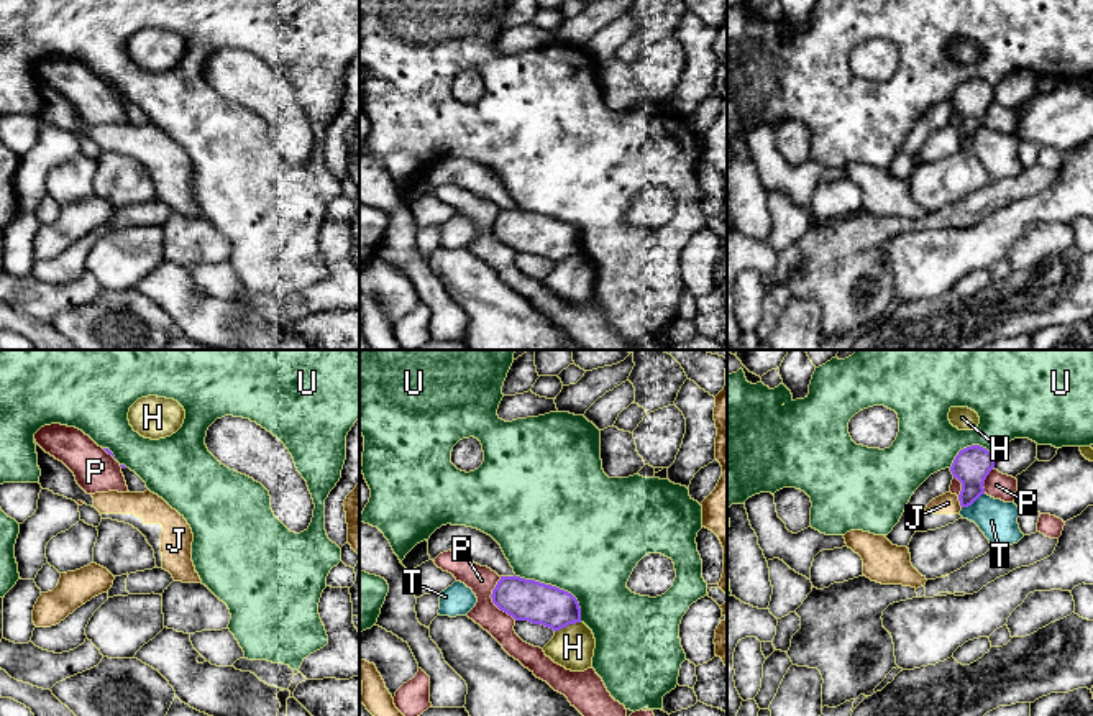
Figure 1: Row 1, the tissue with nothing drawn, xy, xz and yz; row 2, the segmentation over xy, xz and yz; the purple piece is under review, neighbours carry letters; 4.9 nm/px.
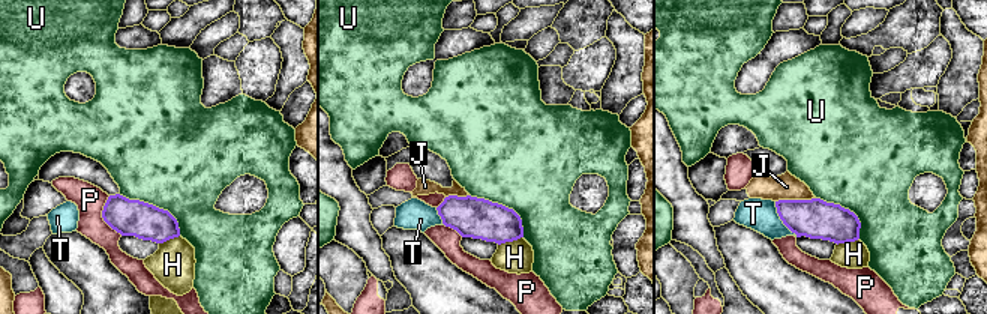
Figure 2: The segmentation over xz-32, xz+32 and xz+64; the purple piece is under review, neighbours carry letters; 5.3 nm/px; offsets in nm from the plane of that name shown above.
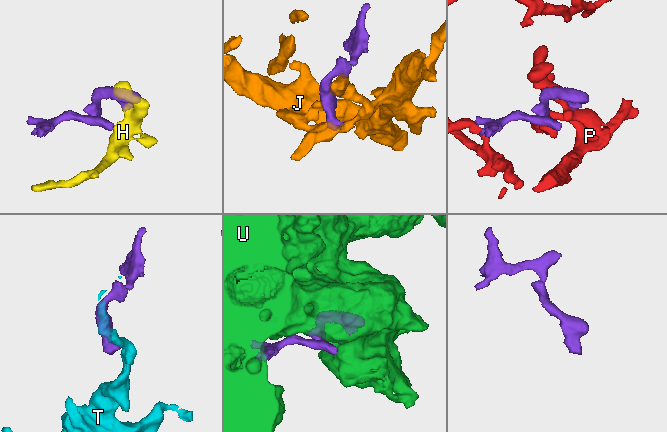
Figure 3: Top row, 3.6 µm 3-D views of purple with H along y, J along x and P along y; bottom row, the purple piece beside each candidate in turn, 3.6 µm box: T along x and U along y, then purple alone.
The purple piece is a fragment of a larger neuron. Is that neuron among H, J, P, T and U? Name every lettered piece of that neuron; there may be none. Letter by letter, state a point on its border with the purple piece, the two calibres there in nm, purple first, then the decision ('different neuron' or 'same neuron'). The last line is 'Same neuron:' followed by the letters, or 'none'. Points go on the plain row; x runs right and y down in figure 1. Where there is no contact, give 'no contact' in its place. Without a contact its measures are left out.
H: contact xz (567, 257); calibres 200 and 200 nm; different neuron
J: contact yz (959, 132); calibres 180 and 100 nm; different neuron
P: contact xz (493, 234); calibres 200 and 140 nm; different neuron
T: contact yz (974, 133); calibres 180 and 190 nm; different neuron
U: contact xz (555, 219); calibres 200 and 500 nm; different neuron
Same neuron: none

